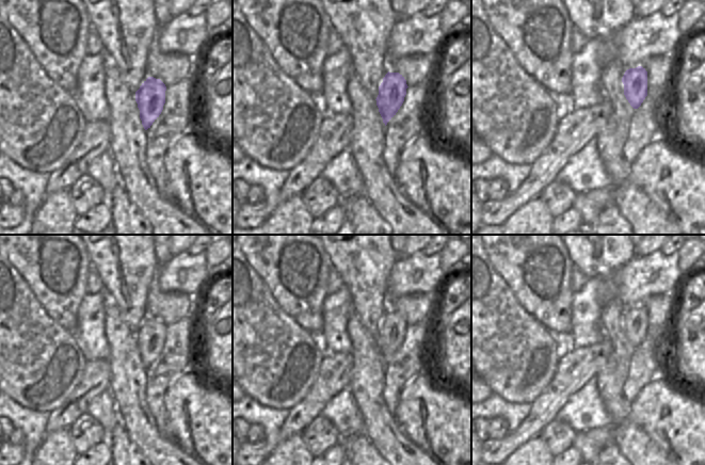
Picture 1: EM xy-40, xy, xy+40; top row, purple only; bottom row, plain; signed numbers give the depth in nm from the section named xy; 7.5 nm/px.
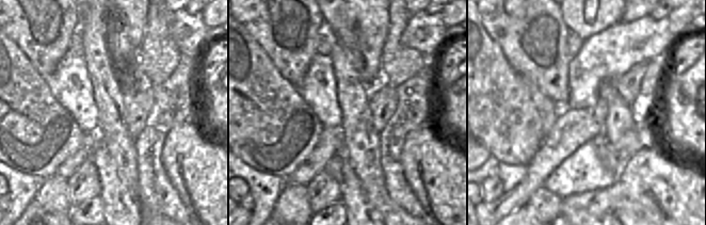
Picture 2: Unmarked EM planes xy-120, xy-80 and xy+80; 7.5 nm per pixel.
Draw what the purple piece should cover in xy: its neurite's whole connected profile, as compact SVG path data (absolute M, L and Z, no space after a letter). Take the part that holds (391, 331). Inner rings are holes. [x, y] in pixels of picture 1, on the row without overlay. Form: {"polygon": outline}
{"polygon": "M387 311L379 325L376 344L385 365L396 354L404 340L406 319L399 311Z"}

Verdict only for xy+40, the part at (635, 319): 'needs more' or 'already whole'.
already whole

